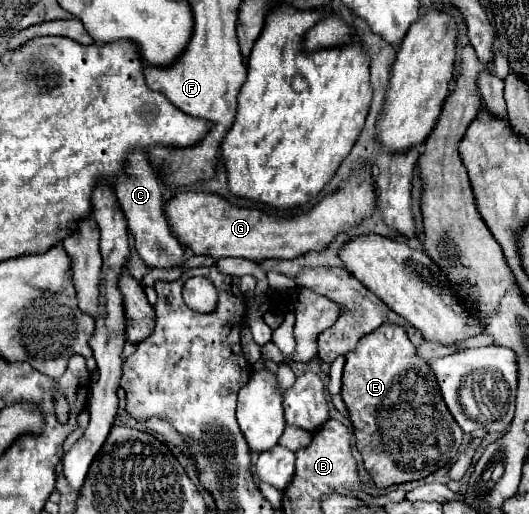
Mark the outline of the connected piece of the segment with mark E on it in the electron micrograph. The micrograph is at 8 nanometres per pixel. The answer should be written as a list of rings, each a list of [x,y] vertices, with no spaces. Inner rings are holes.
[[[380,325],[346,353],[342,399],[350,413],[356,449],[376,487],[424,479],[458,455],[464,433],[448,413],[430,365],[418,357],[398,325]]]

